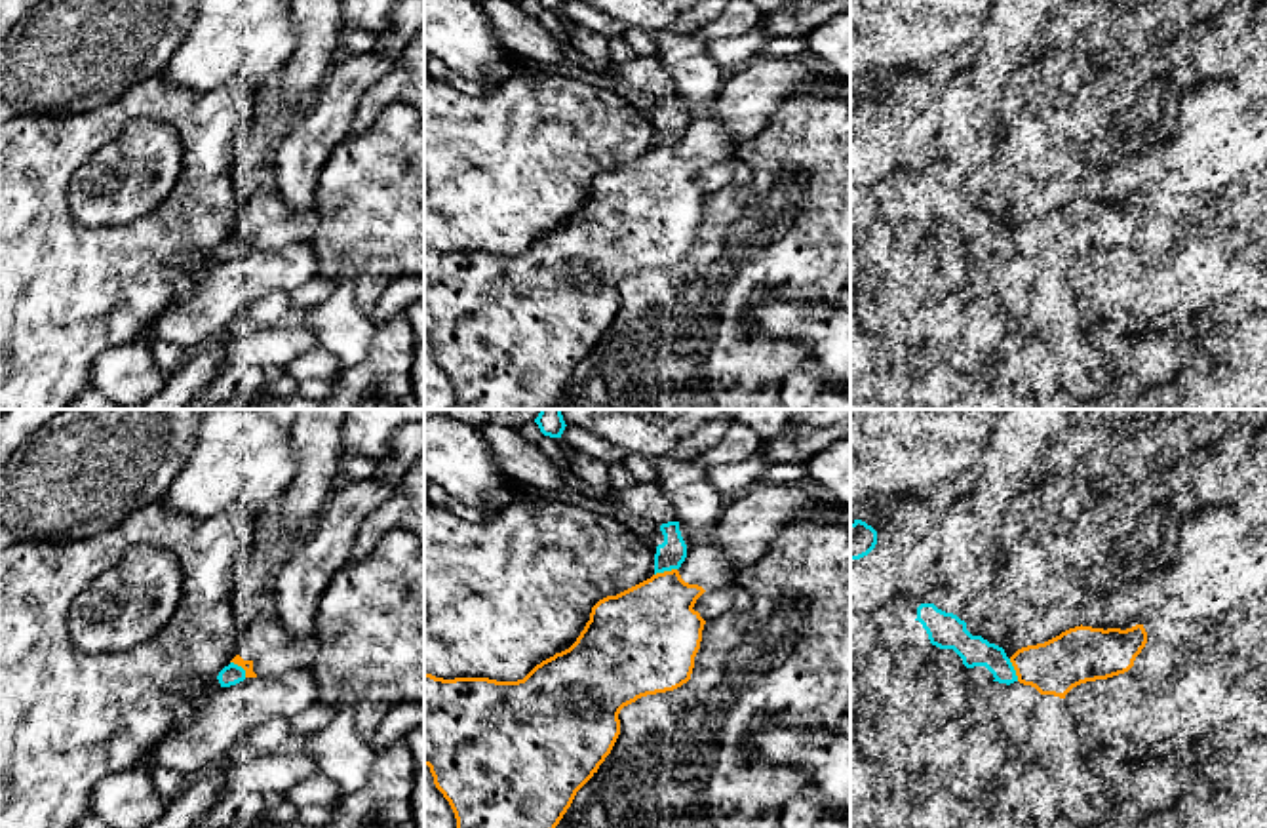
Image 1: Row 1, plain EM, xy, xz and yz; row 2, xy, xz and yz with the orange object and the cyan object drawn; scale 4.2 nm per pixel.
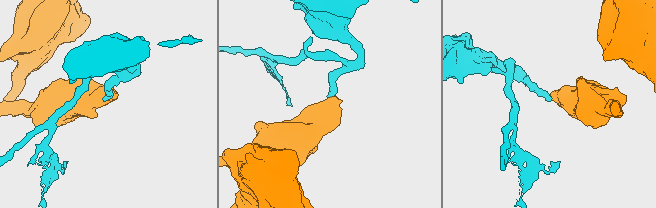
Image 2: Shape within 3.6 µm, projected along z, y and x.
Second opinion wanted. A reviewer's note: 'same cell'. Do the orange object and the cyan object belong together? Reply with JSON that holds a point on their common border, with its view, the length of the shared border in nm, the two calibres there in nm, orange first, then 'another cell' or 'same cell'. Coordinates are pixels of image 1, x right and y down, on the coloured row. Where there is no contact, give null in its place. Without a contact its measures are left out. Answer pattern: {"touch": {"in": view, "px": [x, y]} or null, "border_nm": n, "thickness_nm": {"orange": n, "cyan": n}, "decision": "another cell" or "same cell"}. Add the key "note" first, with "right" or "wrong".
{"note": "wrong", "touch": {"in": "xz", "px": [664, 571]}, "border_nm": 100, "thickness_nm": {"orange": 400, "cyan": 120}, "decision": "another cell"}

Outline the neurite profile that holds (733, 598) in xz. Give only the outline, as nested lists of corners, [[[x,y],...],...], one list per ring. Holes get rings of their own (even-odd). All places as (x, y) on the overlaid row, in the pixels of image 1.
[[[734,582],[725,588],[704,592],[692,609],[708,622],[731,613],[742,613],[750,609],[751,603],[751,594]]]

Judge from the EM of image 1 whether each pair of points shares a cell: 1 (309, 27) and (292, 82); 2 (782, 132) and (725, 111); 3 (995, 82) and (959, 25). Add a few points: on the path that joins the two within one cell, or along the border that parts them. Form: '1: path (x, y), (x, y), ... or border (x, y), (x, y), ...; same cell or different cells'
1: path (309, 40), (309, 65), (305, 69); same cell
2: border (798, 96), (790, 96), (756, 134), (737, 143); different cells
3: border (986, 19), (978, 37); different cells

